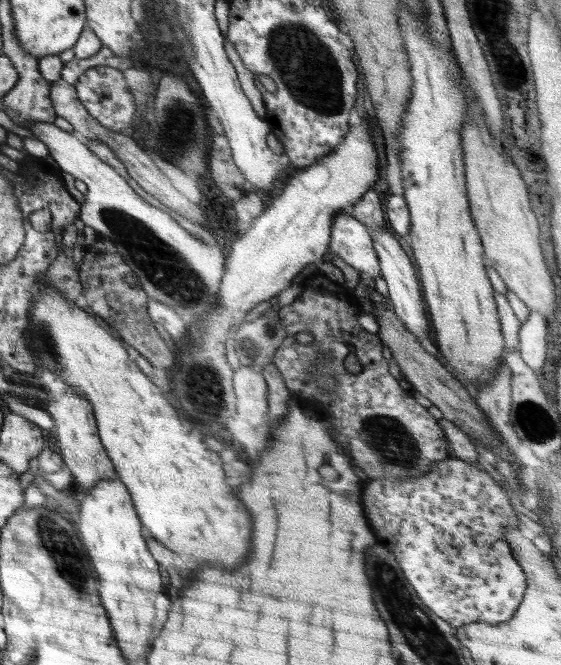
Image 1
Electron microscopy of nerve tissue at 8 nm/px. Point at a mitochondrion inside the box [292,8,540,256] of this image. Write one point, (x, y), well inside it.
(507, 65)

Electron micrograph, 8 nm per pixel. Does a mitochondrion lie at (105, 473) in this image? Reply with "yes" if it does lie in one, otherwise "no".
no

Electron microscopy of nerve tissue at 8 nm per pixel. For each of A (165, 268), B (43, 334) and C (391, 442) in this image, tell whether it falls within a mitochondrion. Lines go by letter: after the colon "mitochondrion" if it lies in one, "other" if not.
A: mitochondrion
B: mitochondrion
C: mitochondrion

